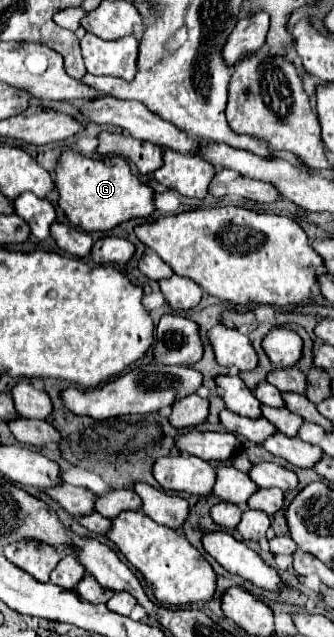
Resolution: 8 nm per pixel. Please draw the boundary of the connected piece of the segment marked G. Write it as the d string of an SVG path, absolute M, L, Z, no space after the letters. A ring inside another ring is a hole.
M75 150L61 152L55 166L55 190L59 192L57 204L67 220L85 232L107 232L129 218L149 218L155 210L153 190L119 156L87 158Z

